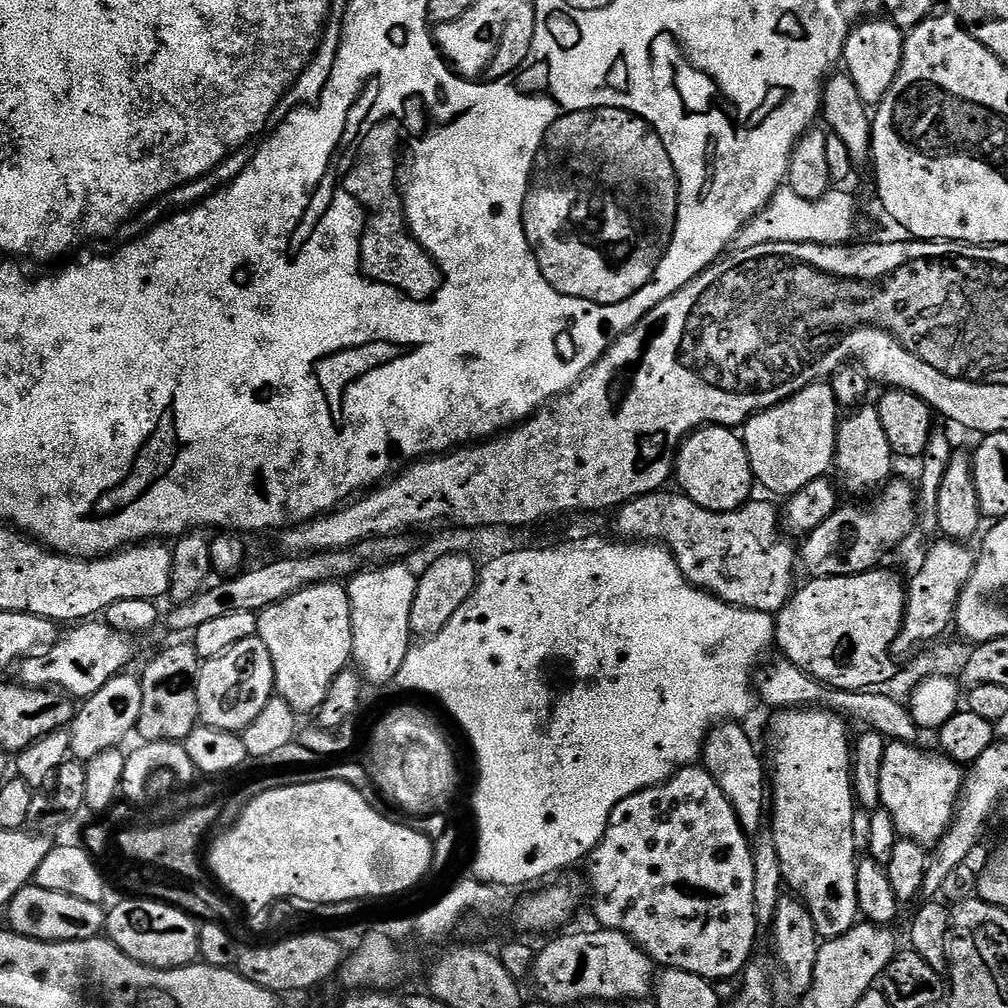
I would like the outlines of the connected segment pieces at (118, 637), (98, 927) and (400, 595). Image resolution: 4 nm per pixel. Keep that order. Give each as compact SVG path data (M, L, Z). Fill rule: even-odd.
M80 622L68 633L52 641L43 650L37 650L19 661L21 685L29 688L60 688L73 698L87 698L98 694L110 678L121 675L136 652L137 637L110 627L106 622Z
M29 886L18 890L9 902L6 915L11 931L19 936L29 936L35 940L45 940L51 944L61 944L67 940L94 940L105 931L106 912L100 904L74 898L54 890Z
M393 562L369 566L356 573L346 584L352 610L352 660L369 685L391 685L414 644L410 609L414 607L419 579L417 573L412 573L406 565Z

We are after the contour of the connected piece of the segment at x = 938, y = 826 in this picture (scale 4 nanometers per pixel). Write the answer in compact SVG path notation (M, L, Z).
M892 740L889 743L886 758L882 758L880 803L892 815L893 824L901 837L932 846L940 841L952 825L966 772L947 755L935 756L922 749L923 747L903 740Z

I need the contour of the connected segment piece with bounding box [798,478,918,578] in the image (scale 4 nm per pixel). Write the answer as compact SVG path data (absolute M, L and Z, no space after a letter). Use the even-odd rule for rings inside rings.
M892 478L887 481L871 497L869 504L848 504L837 507L836 511L830 514L830 518L826 518L826 522L822 522L822 526L818 526L810 533L803 537L804 548L799 549L798 556L802 561L802 568L809 573L812 578L821 576L853 576L854 574L862 574L863 572L873 571L877 567L876 564L891 548L896 548L911 532L915 533L918 528L918 492L908 480L896 480Z

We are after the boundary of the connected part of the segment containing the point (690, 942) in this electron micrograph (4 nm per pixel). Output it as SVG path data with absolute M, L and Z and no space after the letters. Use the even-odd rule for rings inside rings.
M689 766L681 768L680 771L672 775L672 779L665 780L662 784L657 784L654 788L644 788L641 792L635 792L630 798L626 798L622 802L618 802L618 806L614 806L614 810L608 819L608 829L604 837L598 842L598 846L594 846L594 850L589 852L586 857L586 865L588 864L588 884L592 887L592 912L596 915L597 925L600 928L610 928L618 932L624 933L626 936L631 936L636 941L638 947L643 948L657 965L671 966L672 968L681 968L683 972L692 972L695 976L702 976L709 982L715 982L722 979L728 979L730 976L743 973L747 969L750 961L753 959L752 947L756 944L756 932L758 933L758 925L756 922L756 902L754 900L754 858L752 857L752 844L750 837L744 828L738 822L738 814L734 810L734 806L730 802L730 798L726 796L722 790L722 786L718 786L718 782L708 769L703 766Z

